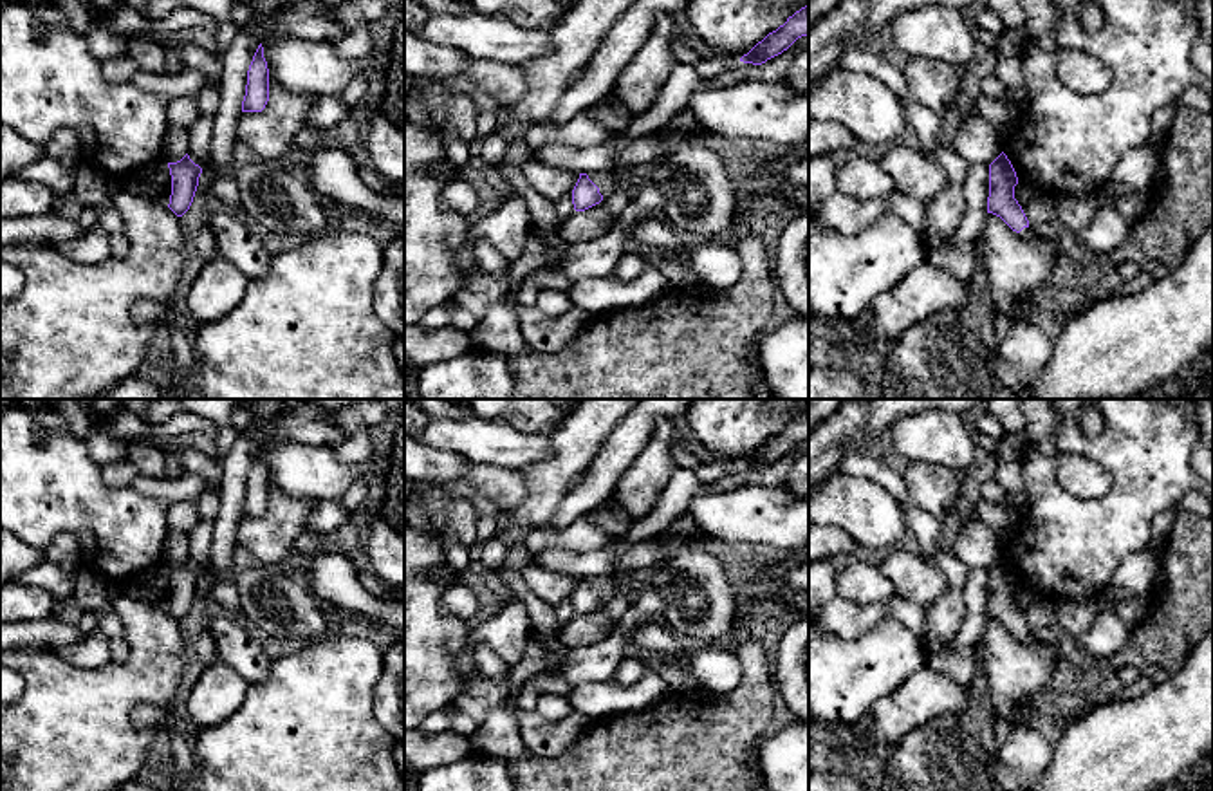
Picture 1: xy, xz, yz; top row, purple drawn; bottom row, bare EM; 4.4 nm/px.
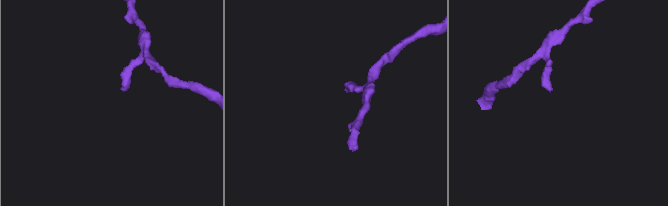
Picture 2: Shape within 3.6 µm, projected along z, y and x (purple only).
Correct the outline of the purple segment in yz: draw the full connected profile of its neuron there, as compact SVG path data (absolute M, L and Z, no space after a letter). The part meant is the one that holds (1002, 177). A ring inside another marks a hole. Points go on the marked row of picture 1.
M1002 152L989 164L989 197L987 197L987 213L1000 217L1013 231L1022 238L1031 240L1036 237L1036 231L1029 226L1029 220L1014 199L1014 186L1018 184L1016 172Z

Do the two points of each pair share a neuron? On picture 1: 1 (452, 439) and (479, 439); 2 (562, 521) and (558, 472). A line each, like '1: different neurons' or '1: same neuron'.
1: same neuron
2: different neurons

